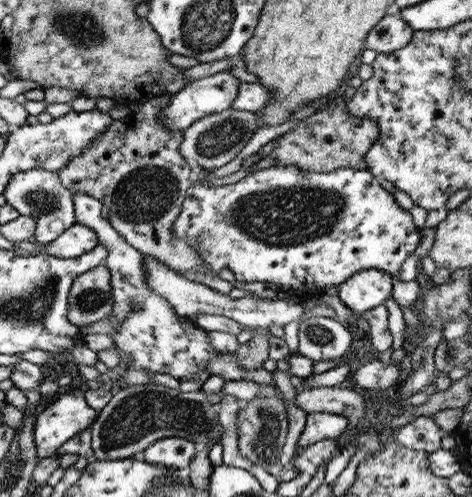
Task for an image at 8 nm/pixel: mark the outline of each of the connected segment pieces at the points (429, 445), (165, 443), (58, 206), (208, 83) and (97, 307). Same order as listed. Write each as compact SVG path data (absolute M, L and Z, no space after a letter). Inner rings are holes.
M414 416L414 419L398 428L393 438L404 448L422 450L430 454L442 448L440 429L433 416Z
M168 437L156 440L140 452L142 460L168 467L168 469L187 471L192 457L196 455L197 445L191 440L180 437Z
M42 168L17 172L9 180L3 195L6 197L6 204L12 205L18 213L32 215L36 219L36 228L34 228L36 242L52 242L76 223L74 194L61 184L59 174L56 172Z
M227 71L188 83L184 89L172 96L170 105L163 111L165 126L173 132L180 131L180 129L186 130L193 123L196 123L196 120L204 119L204 116L210 116L231 108L236 96L240 93L240 84L241 81Z
M105 264L77 276L68 294L68 321L75 326L89 326L104 320L112 311L112 273Z

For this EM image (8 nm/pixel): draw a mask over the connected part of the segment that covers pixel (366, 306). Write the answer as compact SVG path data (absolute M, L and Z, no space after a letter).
M360 269L339 286L338 295L353 314L361 314L385 303L393 295L395 285L396 280L386 271Z

